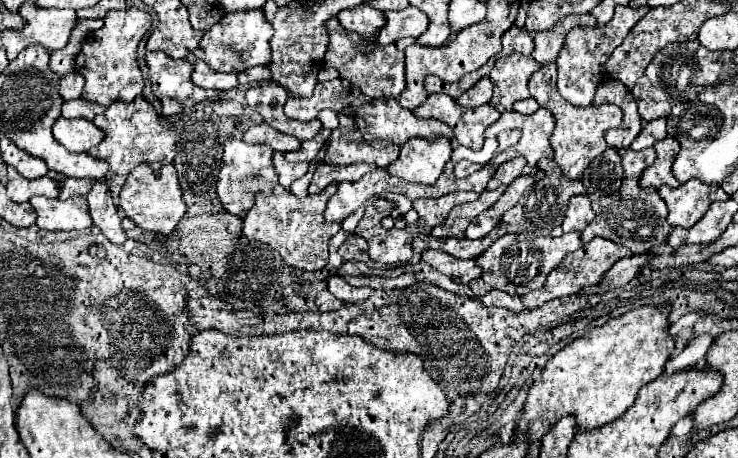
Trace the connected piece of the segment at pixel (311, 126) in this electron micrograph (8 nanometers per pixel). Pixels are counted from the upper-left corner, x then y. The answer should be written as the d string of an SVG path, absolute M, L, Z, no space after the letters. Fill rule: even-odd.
M264 81L264 83L256 83L252 87L246 89L244 93L244 99L246 103L258 111L262 115L262 119L272 125L274 129L278 129L280 133L286 133L286 135L294 135L298 137L300 141L304 139L312 139L318 135L318 131L322 129L322 123L320 119L312 119L312 121L294 121L294 119L288 119L282 111L282 107L286 103L289 96L288 91L274 81Z

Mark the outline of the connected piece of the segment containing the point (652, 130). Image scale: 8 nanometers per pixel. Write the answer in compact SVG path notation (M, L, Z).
M656 119L656 121L650 121L642 127L640 135L634 139L634 143L630 145L630 149L634 151L640 151L640 149L646 149L646 147L652 147L654 143L662 141L668 137L668 131L666 131L666 119Z

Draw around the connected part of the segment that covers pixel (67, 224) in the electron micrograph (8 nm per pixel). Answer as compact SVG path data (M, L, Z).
M32 197L32 207L36 209L36 225L46 231L88 231L92 219L88 213L88 203L84 197L72 199L48 199Z

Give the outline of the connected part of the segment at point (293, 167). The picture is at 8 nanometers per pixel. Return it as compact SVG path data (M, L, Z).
M274 151L274 169L276 169L276 175L278 175L278 183L288 191L290 185L304 177L306 175L306 169L308 169L308 163L288 163L282 153Z

